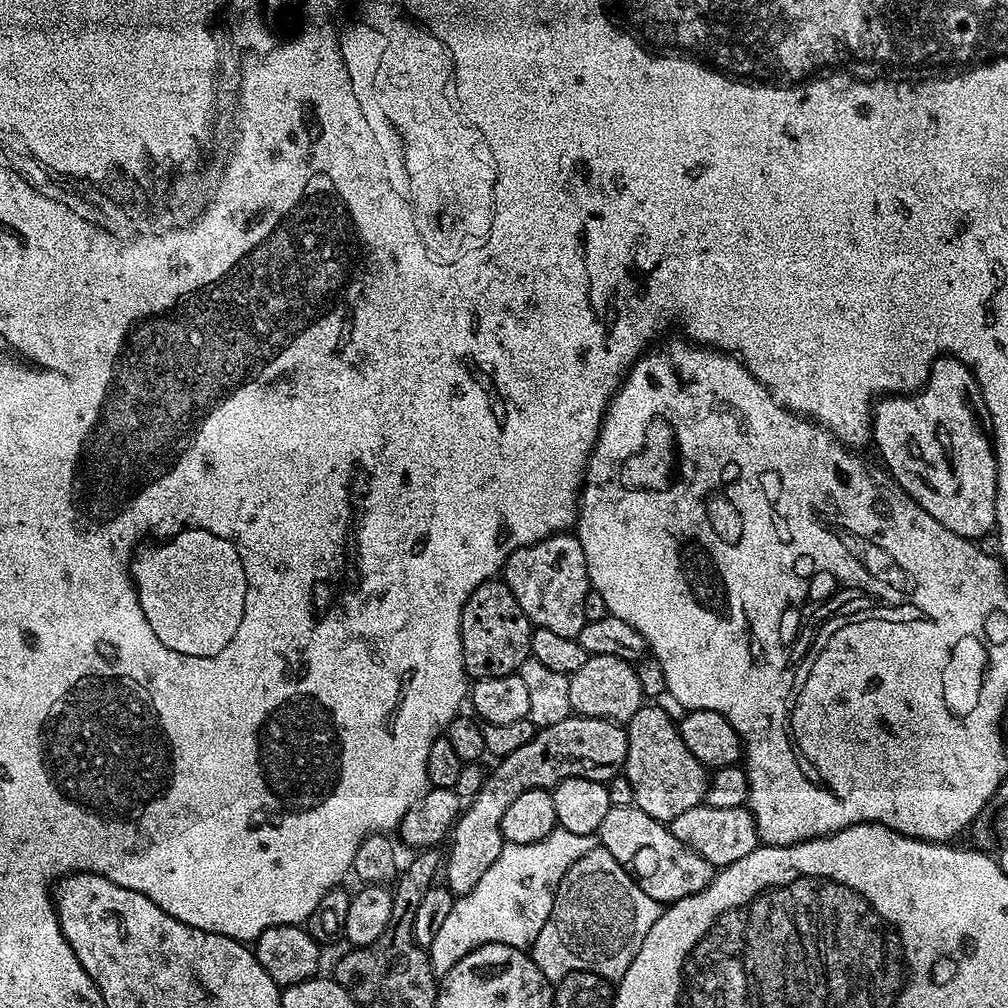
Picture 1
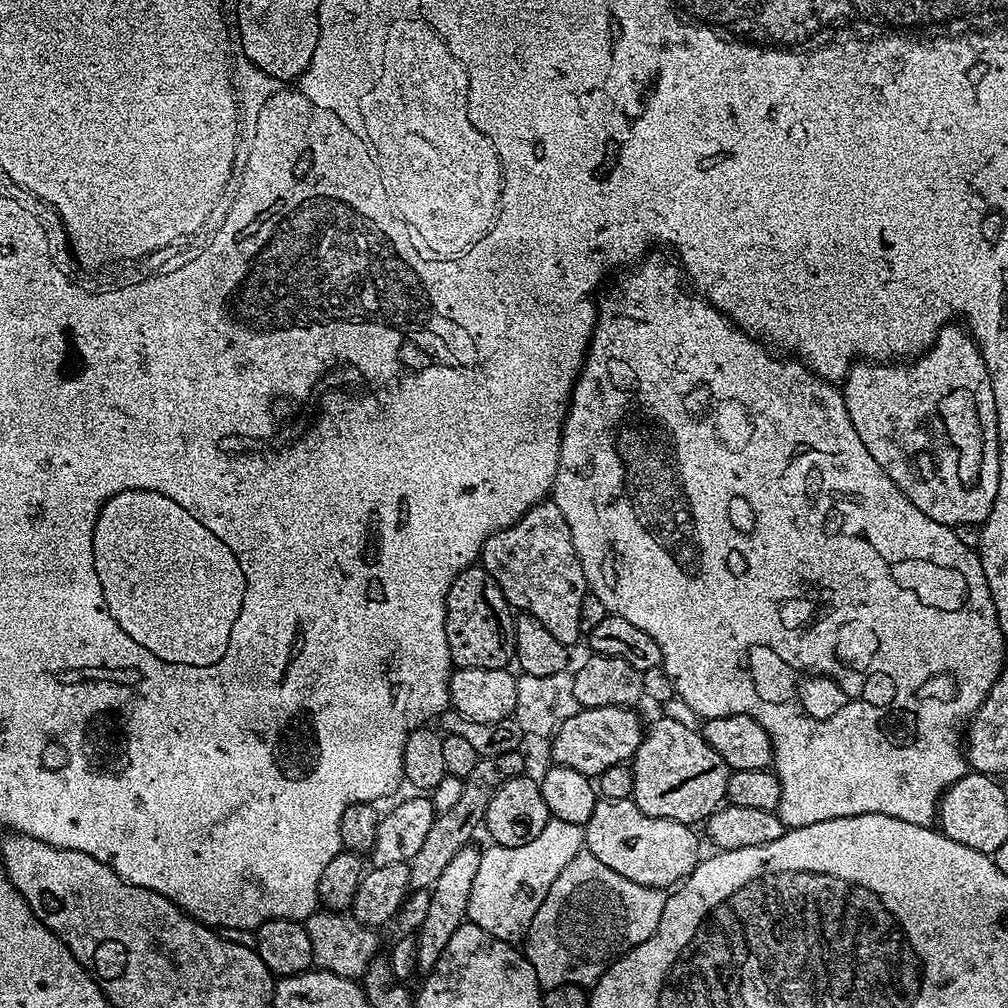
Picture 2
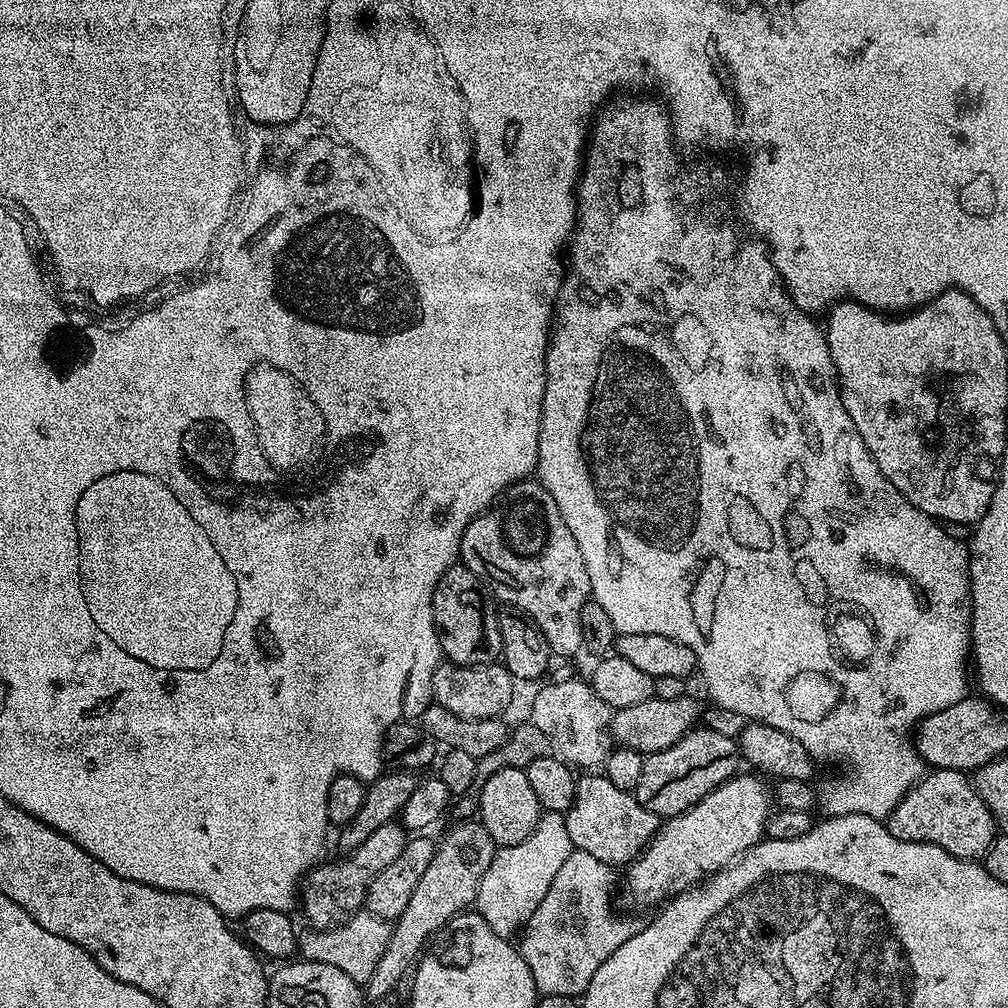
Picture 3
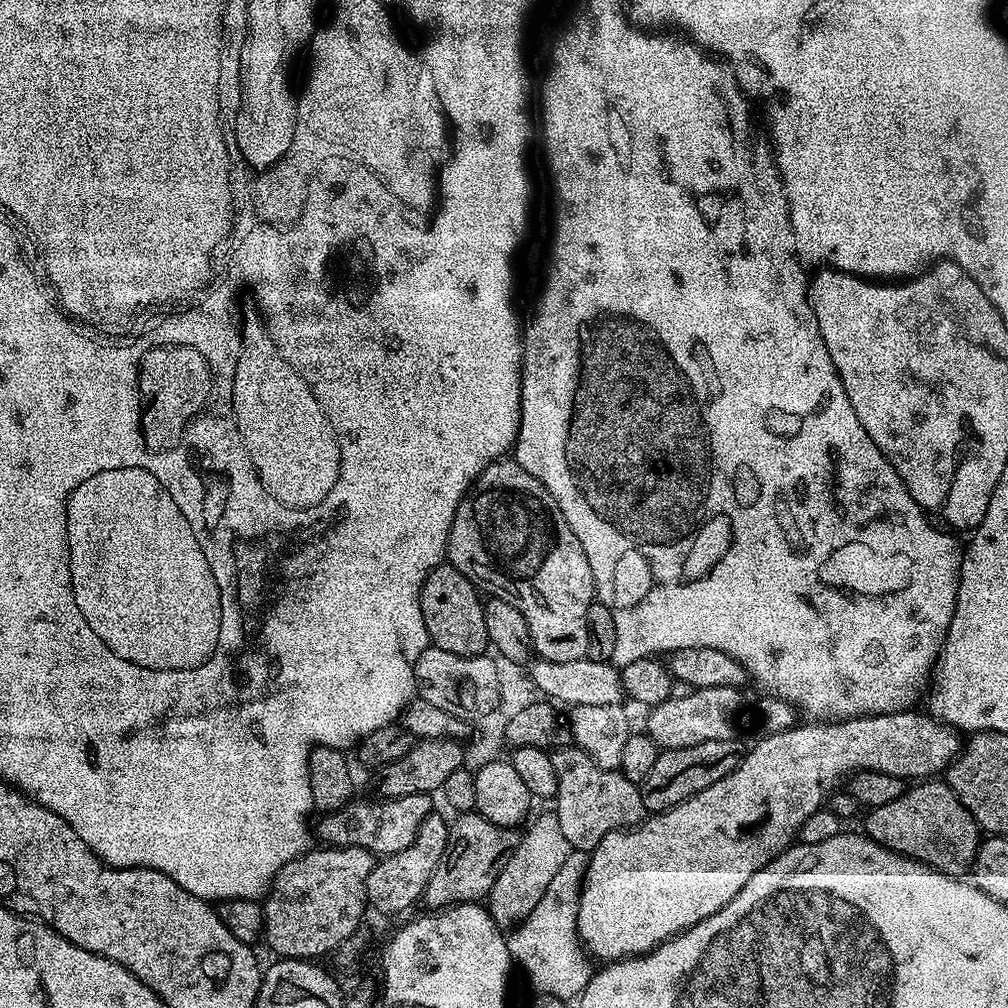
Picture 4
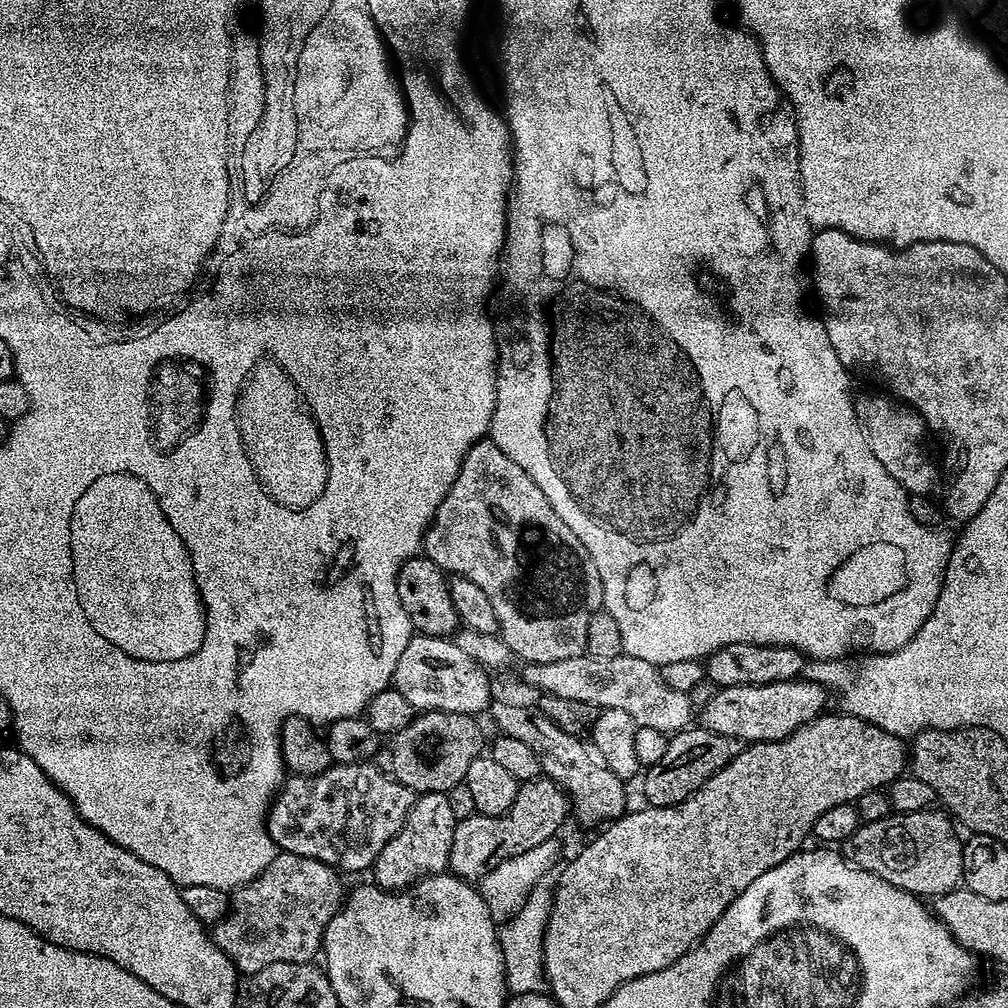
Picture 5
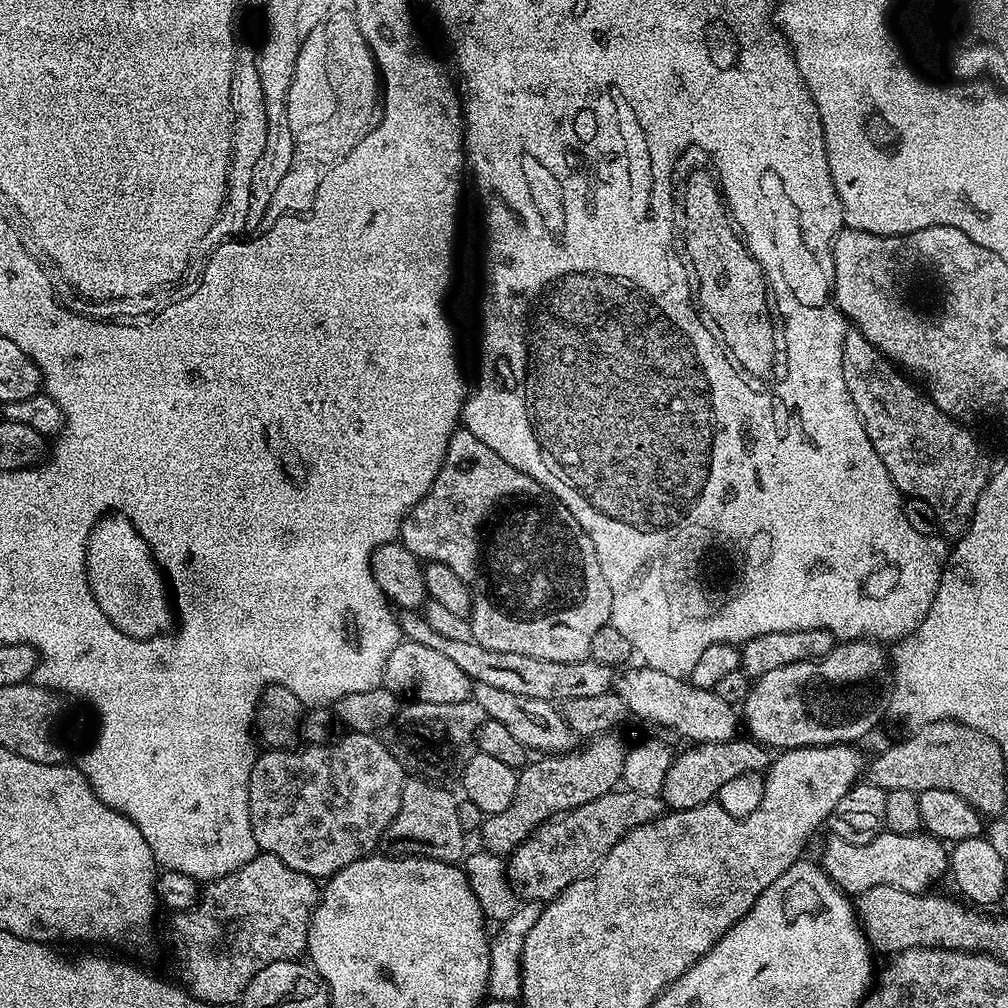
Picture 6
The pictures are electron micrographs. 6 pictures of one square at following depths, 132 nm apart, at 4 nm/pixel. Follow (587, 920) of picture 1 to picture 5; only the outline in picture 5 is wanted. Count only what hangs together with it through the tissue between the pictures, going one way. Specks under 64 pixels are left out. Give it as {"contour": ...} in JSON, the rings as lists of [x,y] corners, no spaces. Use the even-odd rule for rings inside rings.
{"contour":[[[549,874],[530,890],[526,906],[518,910],[511,920],[501,923],[498,928],[500,949],[504,959],[504,973],[509,993],[526,994],[539,992],[545,987],[544,979],[544,928],[548,925],[548,915],[552,909],[552,894],[556,890],[557,877]]]}

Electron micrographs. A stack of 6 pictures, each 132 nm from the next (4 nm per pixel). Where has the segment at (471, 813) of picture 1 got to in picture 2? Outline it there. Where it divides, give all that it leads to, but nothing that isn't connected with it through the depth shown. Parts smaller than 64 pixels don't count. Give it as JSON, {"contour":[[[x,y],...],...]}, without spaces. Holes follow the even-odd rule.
{"contour":[[[618,706],[581,708],[574,718],[566,718],[566,722],[562,722],[560,729],[551,737],[553,761],[578,770],[589,778],[597,778],[619,764],[627,765],[636,755],[644,737],[642,723],[634,713],[632,708]],[[466,846],[450,858],[450,866],[442,870],[442,874],[437,878],[435,884],[430,889],[432,897],[428,900],[428,913],[424,916],[424,921],[420,924],[420,936],[415,937],[418,958],[416,959],[417,969],[431,970],[436,967],[440,960],[440,955],[446,950],[454,930],[458,930],[461,924],[465,923],[470,907],[470,901],[474,896],[474,885],[482,872],[482,856]]]}

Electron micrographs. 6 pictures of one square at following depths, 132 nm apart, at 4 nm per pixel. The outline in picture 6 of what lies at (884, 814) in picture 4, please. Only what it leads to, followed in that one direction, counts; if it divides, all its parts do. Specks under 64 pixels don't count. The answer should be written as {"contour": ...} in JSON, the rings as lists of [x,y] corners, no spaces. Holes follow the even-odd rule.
{"contour":[[[883,831],[865,844],[847,844],[842,838],[829,835],[818,863],[825,875],[845,894],[859,894],[881,884],[907,892],[927,893],[935,880],[945,879],[950,868],[950,852],[935,836],[923,831],[914,834],[894,834]]]}

